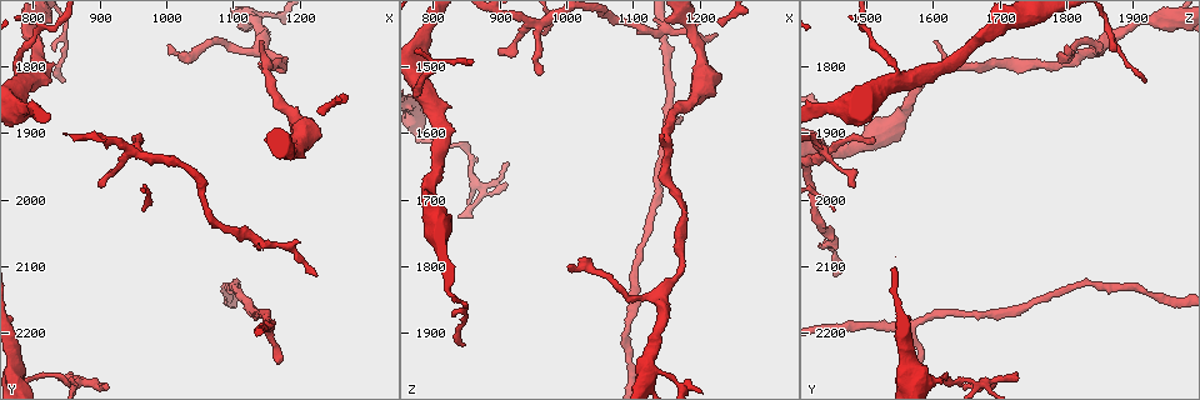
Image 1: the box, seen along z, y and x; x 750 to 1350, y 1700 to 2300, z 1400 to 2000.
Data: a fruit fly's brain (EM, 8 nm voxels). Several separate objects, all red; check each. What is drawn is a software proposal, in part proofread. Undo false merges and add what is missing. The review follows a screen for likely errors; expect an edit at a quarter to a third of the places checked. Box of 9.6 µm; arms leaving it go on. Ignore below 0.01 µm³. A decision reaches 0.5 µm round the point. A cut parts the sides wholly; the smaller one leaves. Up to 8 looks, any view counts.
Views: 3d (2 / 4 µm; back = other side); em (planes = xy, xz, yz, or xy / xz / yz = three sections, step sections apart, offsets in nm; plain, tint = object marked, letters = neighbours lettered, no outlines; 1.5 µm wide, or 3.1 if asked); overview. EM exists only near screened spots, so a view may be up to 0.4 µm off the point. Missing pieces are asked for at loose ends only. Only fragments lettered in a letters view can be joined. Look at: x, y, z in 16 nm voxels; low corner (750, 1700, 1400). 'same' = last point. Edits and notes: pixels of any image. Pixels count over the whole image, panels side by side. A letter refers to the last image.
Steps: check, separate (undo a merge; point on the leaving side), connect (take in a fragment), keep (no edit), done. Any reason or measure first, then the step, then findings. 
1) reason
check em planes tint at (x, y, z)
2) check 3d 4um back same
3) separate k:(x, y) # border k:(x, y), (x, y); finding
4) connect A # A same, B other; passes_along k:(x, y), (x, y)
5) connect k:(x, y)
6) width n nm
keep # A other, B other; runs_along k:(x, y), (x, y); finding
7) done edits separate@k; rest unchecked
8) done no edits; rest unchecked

free end
check 3d 4um back at (1175, 2240, 1580)

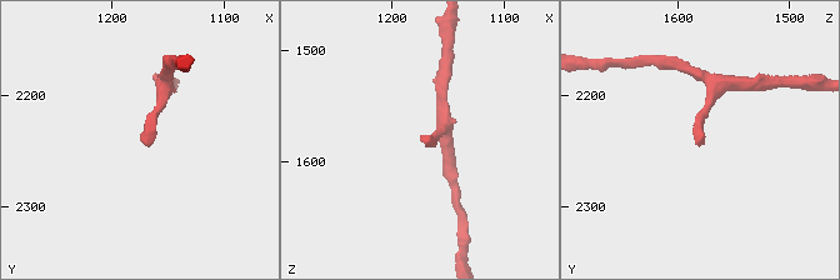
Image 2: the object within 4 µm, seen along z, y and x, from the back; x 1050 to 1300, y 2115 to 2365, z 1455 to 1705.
now the EM
check em planes letters at (1174, 2240, 1584)

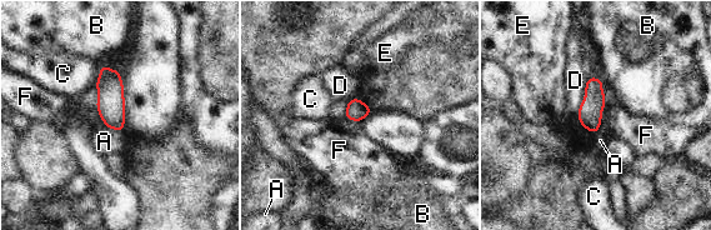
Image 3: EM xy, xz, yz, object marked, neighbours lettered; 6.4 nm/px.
keep # A other, B other, C other, D other, E other, F other; none of them fits

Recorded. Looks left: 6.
sharp bend
check 3d 4um at (875, 2270, 1690)

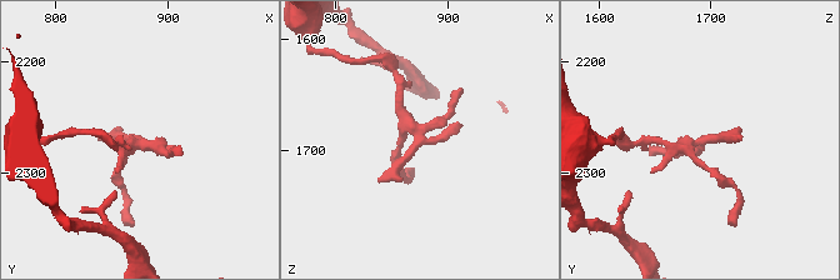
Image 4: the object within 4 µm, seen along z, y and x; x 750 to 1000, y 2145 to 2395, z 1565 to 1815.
now the EM
check em yz step 4 letters at (874, 2272, 1694)

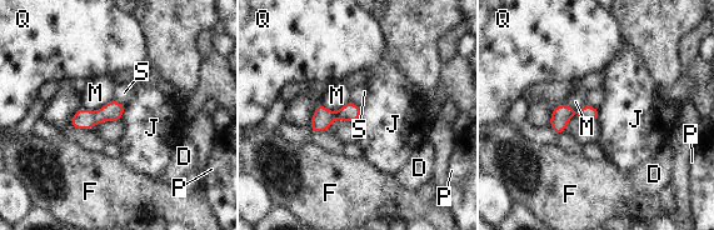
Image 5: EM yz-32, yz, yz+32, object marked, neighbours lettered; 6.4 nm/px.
keep # D other, F other, J other, M other, P other, Q other, S other; border 5:(125, 105), (120, 118); one neuron here

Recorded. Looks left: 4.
free end
check 3d 2um at (1140, 1765, 1600)

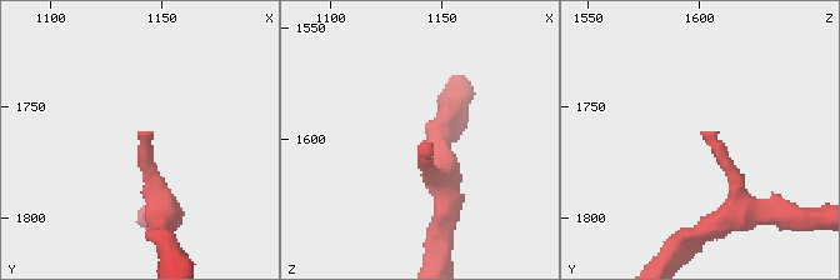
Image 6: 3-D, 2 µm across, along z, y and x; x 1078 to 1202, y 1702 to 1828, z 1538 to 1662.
check em planes letters at (1140, 1761, 1600)

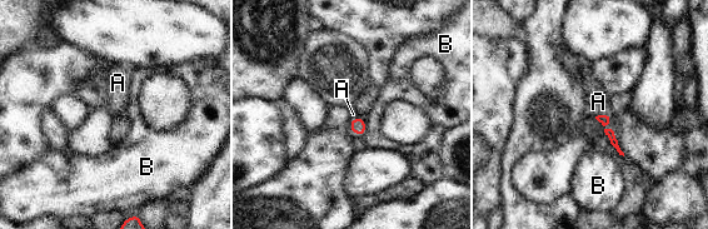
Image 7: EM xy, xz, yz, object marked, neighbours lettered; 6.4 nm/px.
connect A # A same, B other; passes_along 7:(603, 119), (608, 119), (598, 101); the neuron continues

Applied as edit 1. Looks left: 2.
done edits connect@7; rest unchecked

